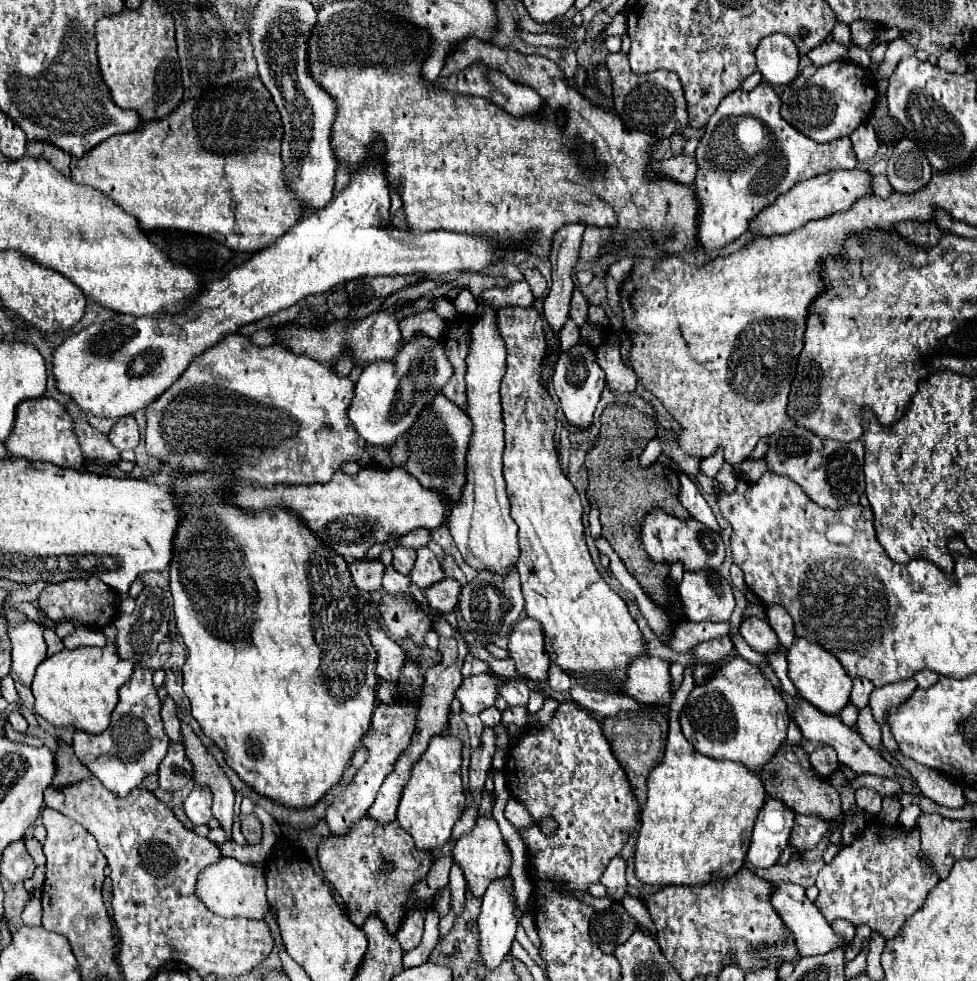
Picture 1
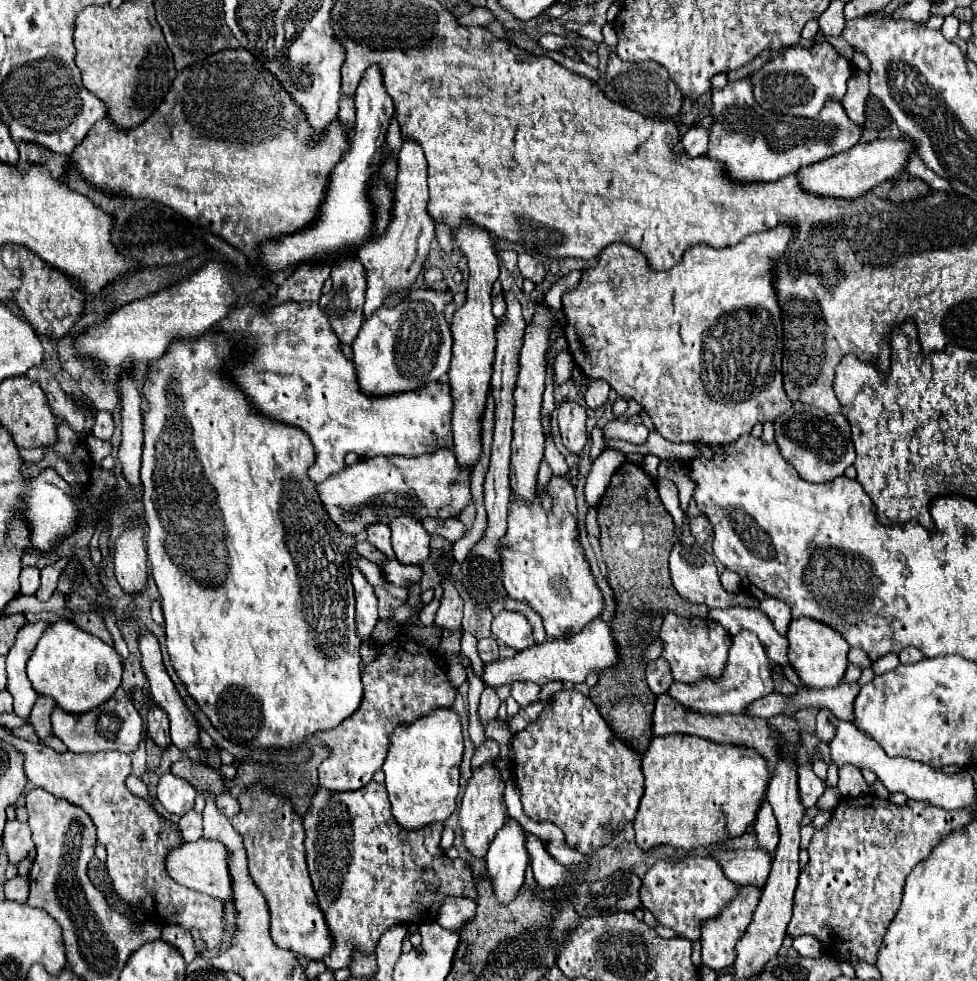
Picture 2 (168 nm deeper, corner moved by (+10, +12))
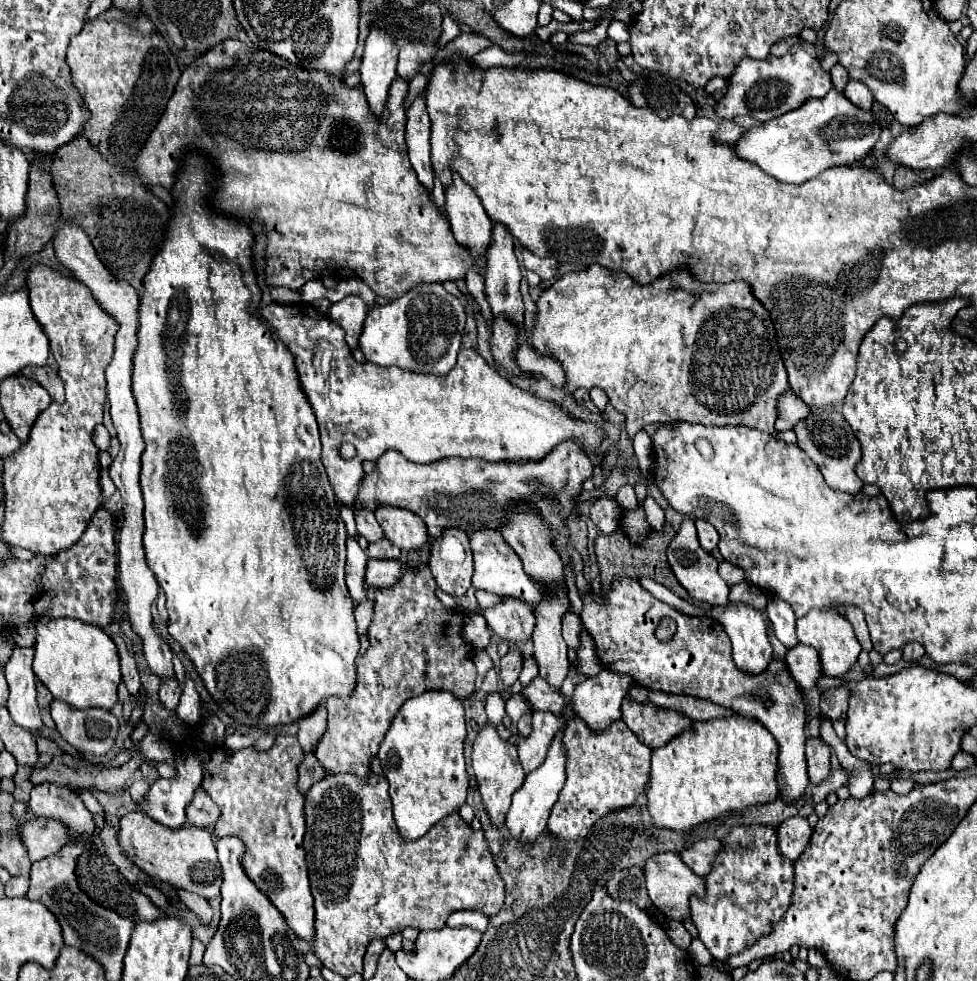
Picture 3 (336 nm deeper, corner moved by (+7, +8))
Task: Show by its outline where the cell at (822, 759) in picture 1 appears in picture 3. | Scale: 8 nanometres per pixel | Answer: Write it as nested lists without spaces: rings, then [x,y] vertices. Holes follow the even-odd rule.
[[[846,687],[828,689],[822,693],[822,699],[820,699],[822,717],[830,721],[838,721],[838,719],[844,719],[846,709],[848,709],[848,689]]]

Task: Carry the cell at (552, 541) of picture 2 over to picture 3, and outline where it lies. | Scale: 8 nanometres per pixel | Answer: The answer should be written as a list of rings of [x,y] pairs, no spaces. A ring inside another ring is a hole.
[[[494,530],[475,531],[469,536],[469,541],[472,553],[474,553],[472,585],[476,589],[486,589],[490,593],[514,597],[514,599],[520,599],[526,603],[538,603],[560,589],[560,585],[556,585],[556,583],[536,583],[536,581],[532,583],[532,579],[524,573],[520,557],[516,555],[512,547],[503,541],[500,532]]]

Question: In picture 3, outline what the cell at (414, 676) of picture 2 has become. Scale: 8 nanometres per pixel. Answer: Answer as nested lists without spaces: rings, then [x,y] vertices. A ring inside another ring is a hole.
[[[404,565],[402,577],[394,587],[376,591],[374,619],[368,629],[370,647],[362,657],[356,659],[358,665],[356,689],[348,699],[330,697],[326,701],[328,729],[322,735],[314,755],[328,775],[354,773],[356,777],[360,777],[360,781],[366,781],[370,777],[370,763],[376,757],[376,749],[380,749],[380,741],[384,741],[384,733],[388,733],[388,725],[392,725],[392,717],[398,713],[404,701],[418,697],[426,691],[450,691],[458,699],[466,699],[472,695],[474,681],[476,681],[476,667],[470,659],[472,645],[468,645],[460,637],[462,615],[446,609],[438,601],[434,591],[436,591],[436,581],[428,565],[422,565],[422,569],[416,575],[412,575]]]

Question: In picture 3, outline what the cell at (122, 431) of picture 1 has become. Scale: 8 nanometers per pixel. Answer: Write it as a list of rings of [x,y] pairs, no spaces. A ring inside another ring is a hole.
[[[98,425],[98,427],[94,429],[92,439],[94,439],[94,443],[96,443],[96,447],[98,447],[100,451],[106,451],[108,445],[110,445],[110,433],[108,433],[108,429],[106,429],[104,425]]]

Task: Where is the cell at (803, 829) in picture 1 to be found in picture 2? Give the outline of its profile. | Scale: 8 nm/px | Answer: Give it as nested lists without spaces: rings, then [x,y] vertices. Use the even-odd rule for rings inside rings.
[[[801,765],[799,767],[799,795],[801,795],[801,803],[805,809],[815,809],[817,799],[823,795],[825,791],[825,781],[821,781],[815,773],[813,767]]]

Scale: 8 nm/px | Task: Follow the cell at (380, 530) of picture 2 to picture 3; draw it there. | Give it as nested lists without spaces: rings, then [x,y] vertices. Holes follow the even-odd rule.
[[[356,511],[356,527],[358,527],[358,535],[366,537],[368,543],[380,541],[384,537],[384,531],[380,529],[372,511]]]

